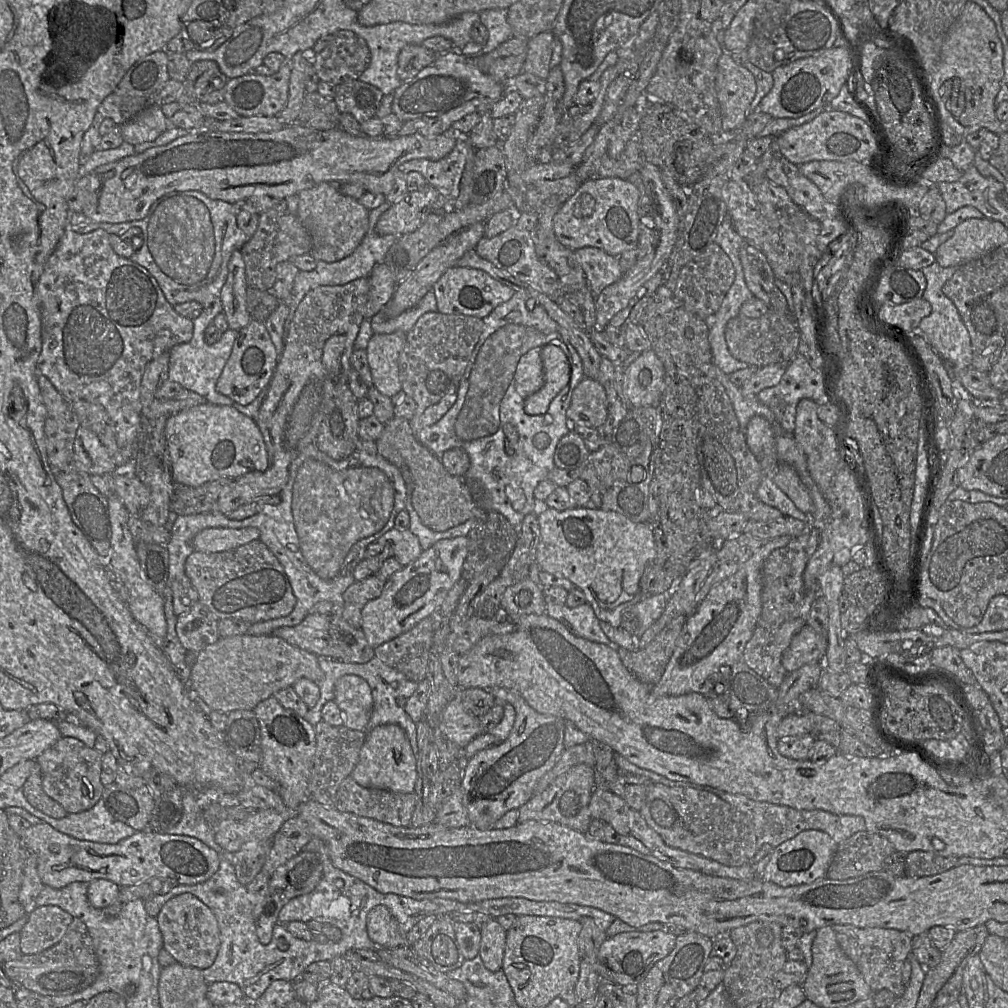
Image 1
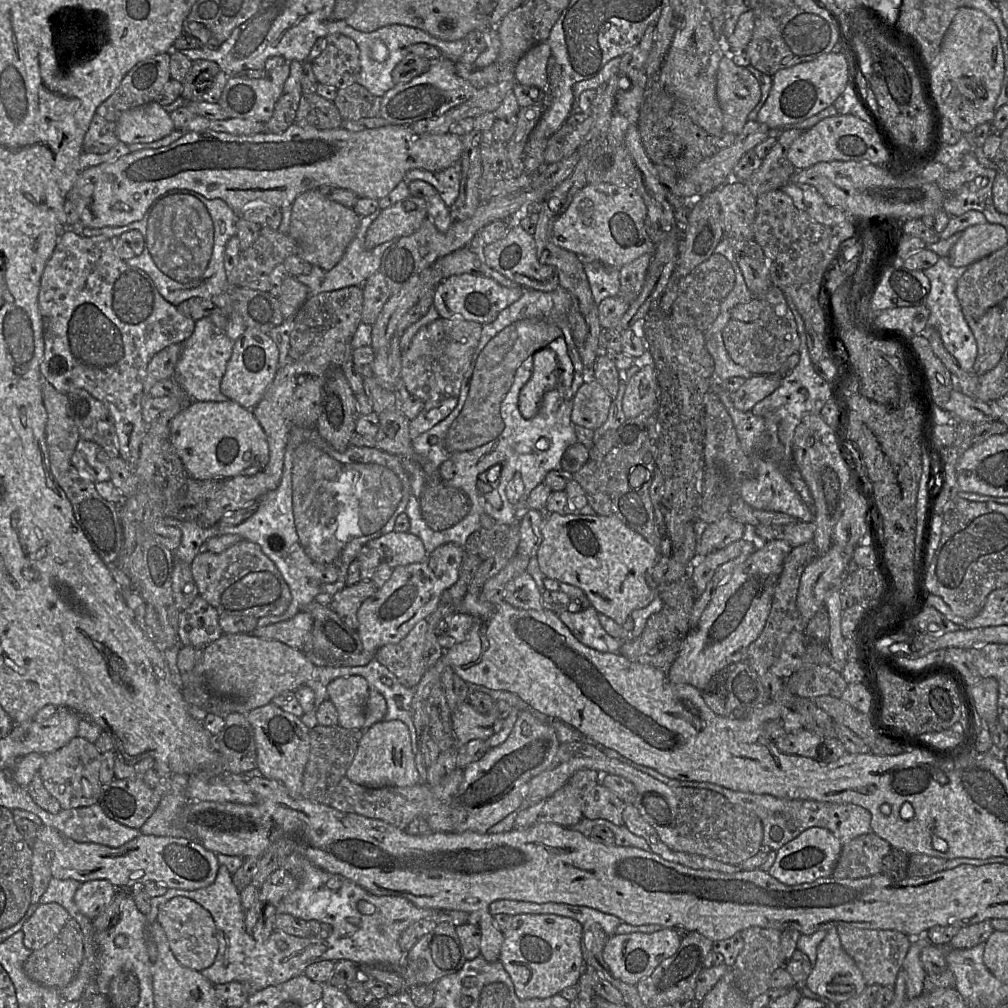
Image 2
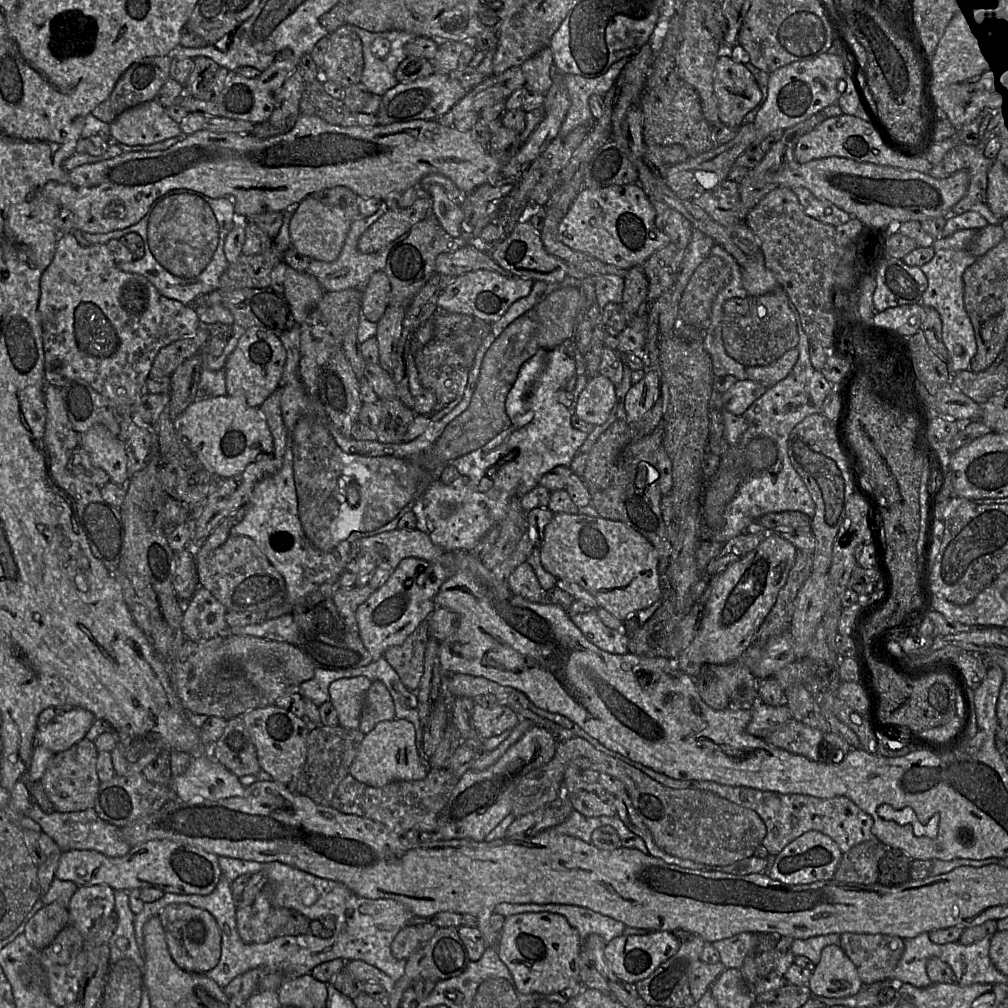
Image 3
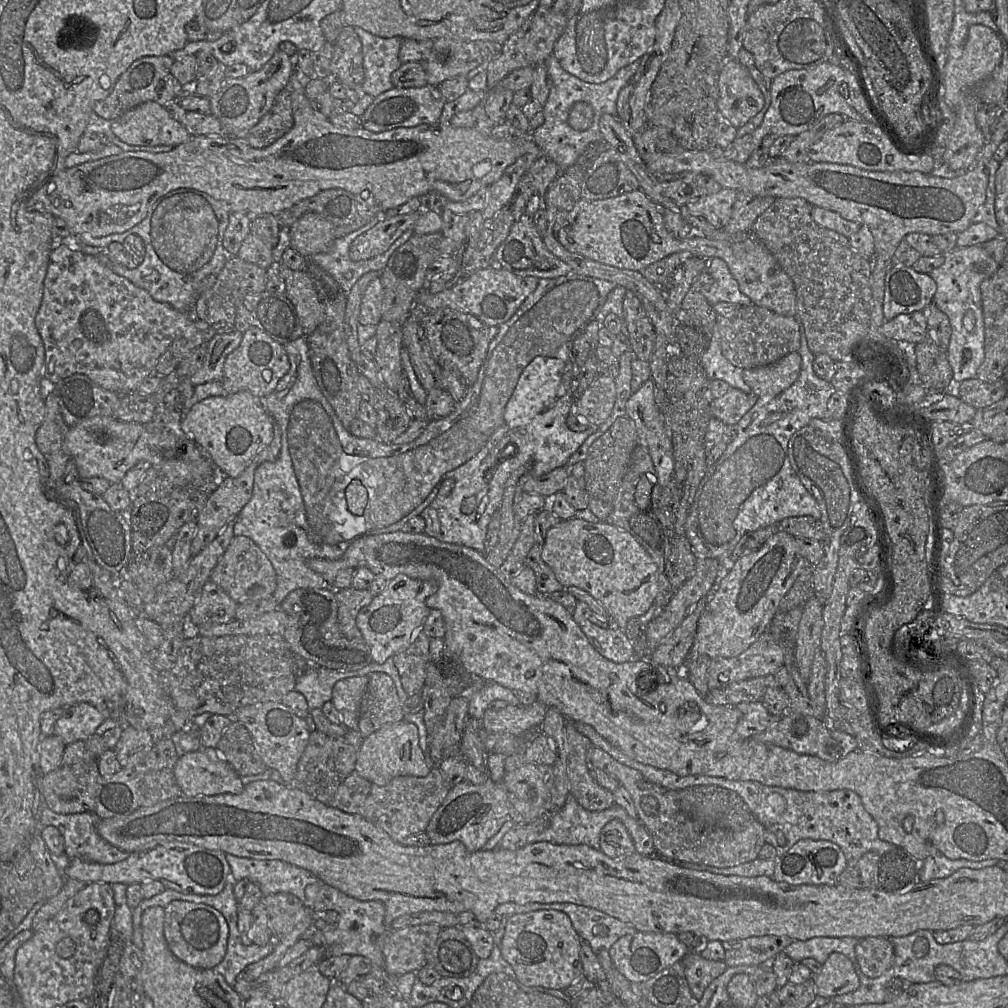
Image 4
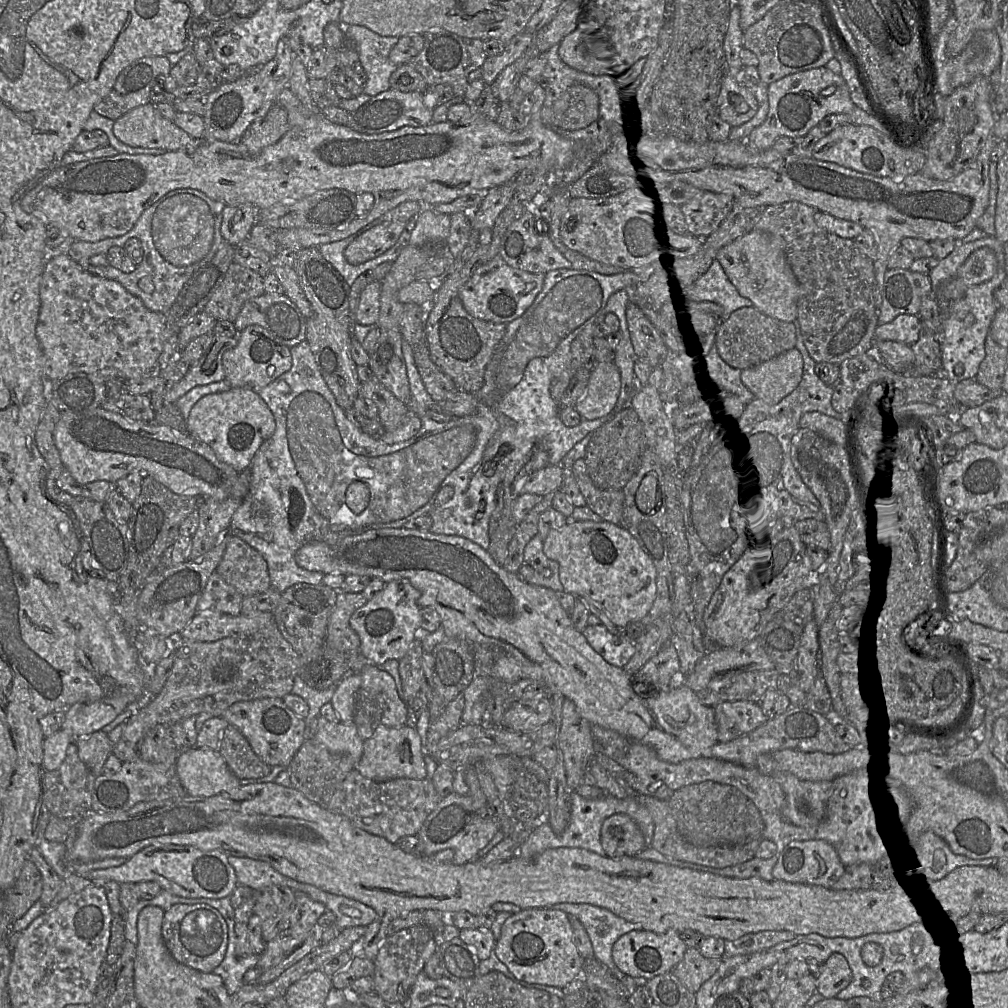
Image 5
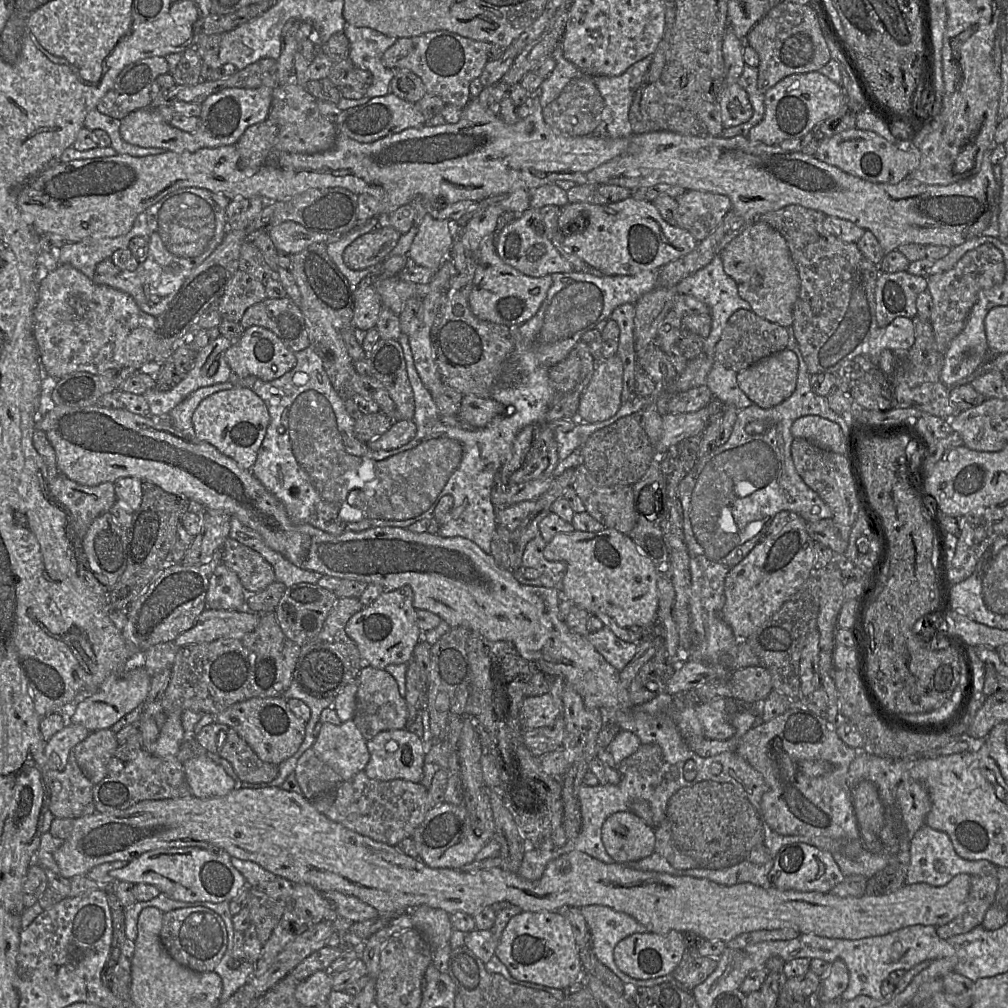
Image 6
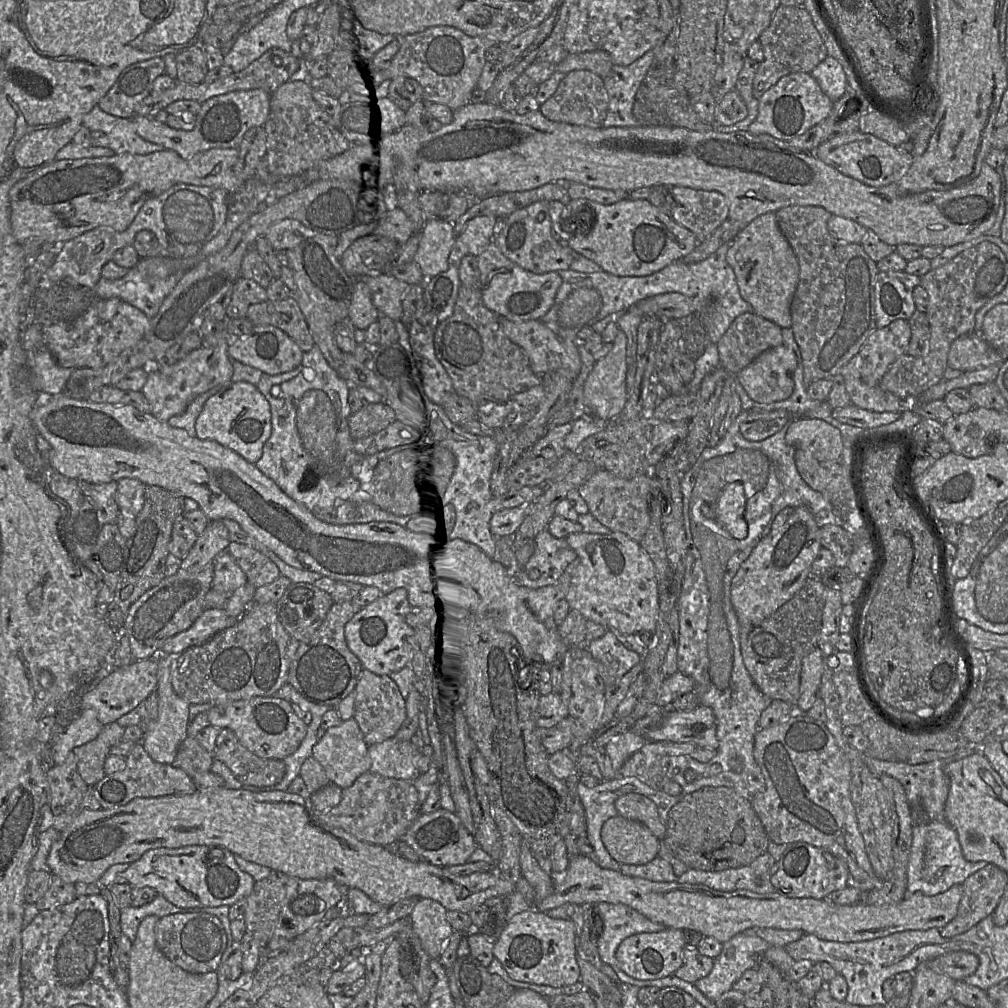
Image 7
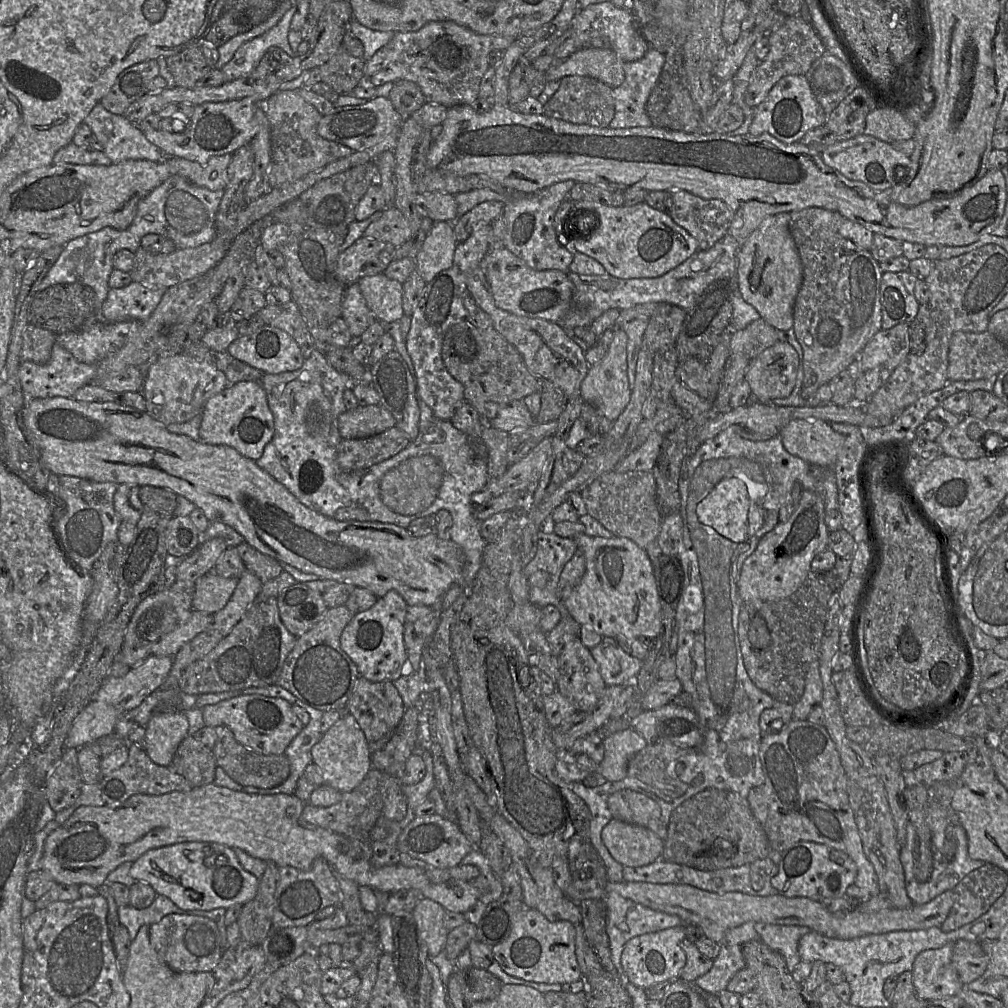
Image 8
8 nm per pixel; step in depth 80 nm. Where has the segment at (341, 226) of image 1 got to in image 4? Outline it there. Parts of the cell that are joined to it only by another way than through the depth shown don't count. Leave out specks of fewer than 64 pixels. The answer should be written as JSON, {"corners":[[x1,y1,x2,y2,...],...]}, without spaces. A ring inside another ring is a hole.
{"corners":[[306,213,289,228,290,247,306,258,328,253,336,239,334,229,335,226,320,214]]}

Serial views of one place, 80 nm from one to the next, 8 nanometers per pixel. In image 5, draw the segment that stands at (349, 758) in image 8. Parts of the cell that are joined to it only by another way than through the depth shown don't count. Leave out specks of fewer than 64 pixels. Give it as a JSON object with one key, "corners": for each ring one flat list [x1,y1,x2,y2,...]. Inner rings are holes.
{"corners":[[319,716,315,739,333,753,350,755,355,768,363,755,364,740,355,722,335,724]]}

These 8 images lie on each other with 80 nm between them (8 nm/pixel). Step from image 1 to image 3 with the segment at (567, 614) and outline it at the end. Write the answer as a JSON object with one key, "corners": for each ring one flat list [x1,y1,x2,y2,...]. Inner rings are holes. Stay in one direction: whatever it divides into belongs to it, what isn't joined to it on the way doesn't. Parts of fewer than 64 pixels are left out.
{"corners":[[595,610,570,615,570,619,587,640,599,649,617,655,628,653,629,637,622,630,613,630,606,627]]}

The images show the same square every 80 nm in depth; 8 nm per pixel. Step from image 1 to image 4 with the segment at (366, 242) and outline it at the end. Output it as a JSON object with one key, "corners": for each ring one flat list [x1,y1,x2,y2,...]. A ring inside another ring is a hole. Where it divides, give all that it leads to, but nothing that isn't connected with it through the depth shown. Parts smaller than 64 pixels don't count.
{"corners":[[378,212,366,225,334,240,328,253,318,253,307,258,327,271,348,293,361,276,370,272,381,272,390,256,414,234,413,228,407,229,384,253,362,261,353,261,349,256,349,250,356,237,366,232,379,221,387,218,385,212]]}

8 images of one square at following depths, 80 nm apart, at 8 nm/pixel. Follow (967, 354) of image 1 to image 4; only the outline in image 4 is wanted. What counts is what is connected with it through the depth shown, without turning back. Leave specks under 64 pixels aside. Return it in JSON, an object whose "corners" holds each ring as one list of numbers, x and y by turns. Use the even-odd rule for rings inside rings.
{"corners":[[982,245,956,247,943,253,944,263,932,270,929,275,936,283,934,303,949,319,951,336,947,349,947,359,953,372,953,383,977,377,977,370,985,358,985,326,982,311,981,283,998,269,998,263],[964,350,971,351,971,358,965,360]]}

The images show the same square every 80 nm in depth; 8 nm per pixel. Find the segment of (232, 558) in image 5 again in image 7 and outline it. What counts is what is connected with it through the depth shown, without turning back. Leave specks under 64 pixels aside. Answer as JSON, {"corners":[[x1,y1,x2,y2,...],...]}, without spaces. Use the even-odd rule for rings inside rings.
{"corners":[[230,542,227,551,246,574,247,582,259,588,275,581,279,575,278,567,261,552,238,542]]}

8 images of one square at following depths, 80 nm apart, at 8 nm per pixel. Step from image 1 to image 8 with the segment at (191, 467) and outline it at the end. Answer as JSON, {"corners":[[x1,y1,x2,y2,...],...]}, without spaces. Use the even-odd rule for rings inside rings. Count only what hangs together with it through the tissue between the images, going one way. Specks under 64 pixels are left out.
{"corners":[[247,380,228,384,206,401,202,410,199,437,205,443,233,447,243,456,256,461,262,456,274,431,274,417,264,388,259,381]]}

